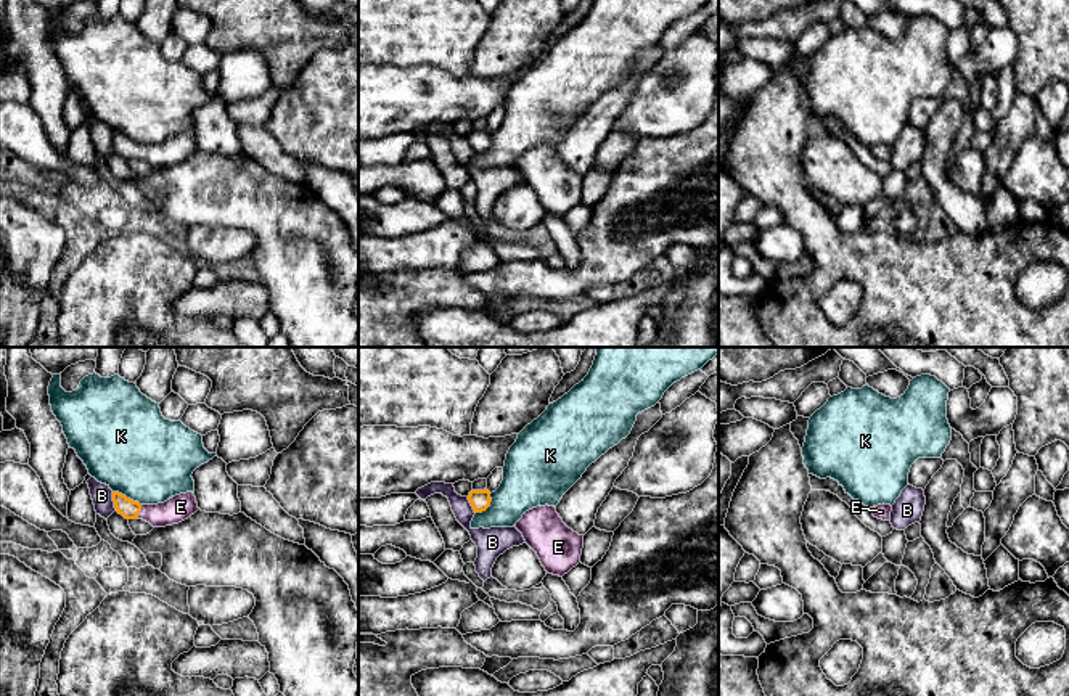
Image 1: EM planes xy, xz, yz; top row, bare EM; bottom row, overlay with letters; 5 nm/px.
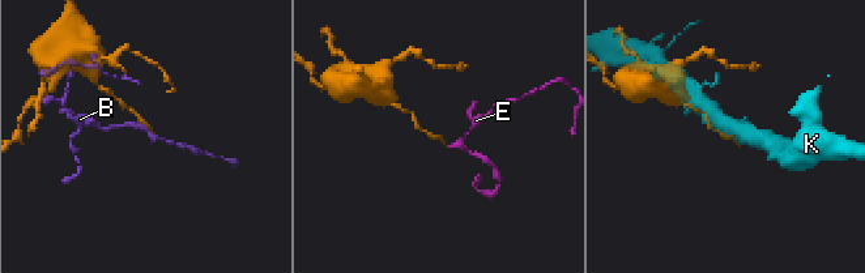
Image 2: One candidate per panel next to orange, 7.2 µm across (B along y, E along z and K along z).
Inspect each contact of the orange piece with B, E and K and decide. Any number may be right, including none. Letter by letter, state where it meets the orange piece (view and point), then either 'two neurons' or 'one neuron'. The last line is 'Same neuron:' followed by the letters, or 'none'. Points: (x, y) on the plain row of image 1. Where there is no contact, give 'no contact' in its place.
B: contact xy (113, 140); two neurons
E: contact xy (139, 151); one neuron
K: contact xy (126, 137); two neurons
Same neuron: E

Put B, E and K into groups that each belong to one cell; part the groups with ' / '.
B / E / K

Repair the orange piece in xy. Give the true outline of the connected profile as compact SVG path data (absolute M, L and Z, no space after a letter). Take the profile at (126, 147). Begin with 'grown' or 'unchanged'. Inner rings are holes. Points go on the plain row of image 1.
grown | M113 132L114 148L125 159L143 159L153 167L178 164L199 148L193 132L180 133L158 145L140 145L119 132Z

